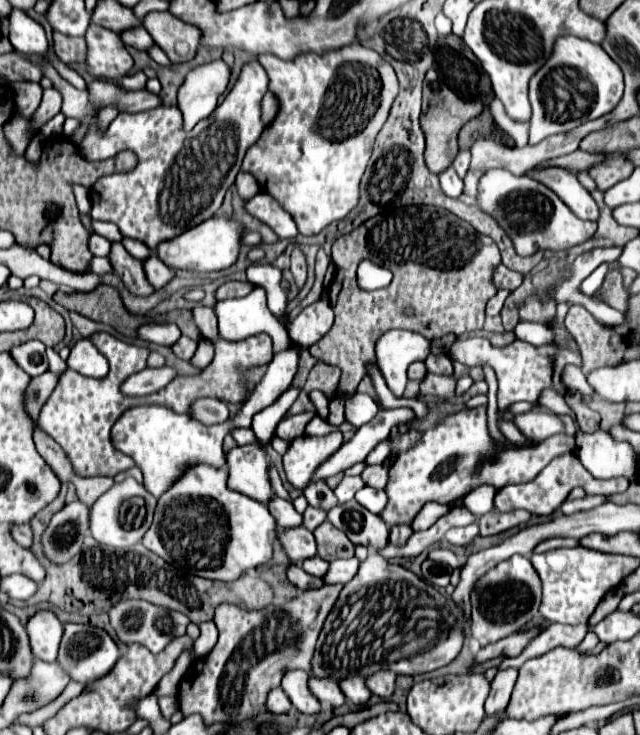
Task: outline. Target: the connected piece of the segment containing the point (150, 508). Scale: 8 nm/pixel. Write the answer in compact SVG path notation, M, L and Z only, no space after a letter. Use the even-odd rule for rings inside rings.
M126 478L120 484L114 484L108 492L104 492L90 508L90 532L92 536L106 546L126 548L132 544L138 544L146 530L152 524L152 514L156 508L156 498L146 492L146 488L136 482L134 478ZM130 496L142 496L146 502L146 516L142 526L136 530L124 530L118 522L118 510L120 504Z

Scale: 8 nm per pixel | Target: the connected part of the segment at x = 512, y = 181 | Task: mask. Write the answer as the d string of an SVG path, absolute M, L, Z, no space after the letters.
M492 168L478 182L478 208L492 216L508 234L516 254L532 256L538 250L568 250L590 240L596 232L596 222L582 220L566 208L566 204L544 184L528 176L514 176L508 170Z

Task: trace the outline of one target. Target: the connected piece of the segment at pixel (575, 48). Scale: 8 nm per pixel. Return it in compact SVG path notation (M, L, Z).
M574 36L556 38L552 56L530 80L532 120L528 144L538 144L546 136L568 132L582 122L608 114L622 98L622 92L622 70L600 44Z

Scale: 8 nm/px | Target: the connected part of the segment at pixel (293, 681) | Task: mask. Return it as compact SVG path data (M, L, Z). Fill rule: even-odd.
M288 670L282 676L282 690L288 694L292 706L304 714L320 712L320 702L312 696L308 688L308 672Z

